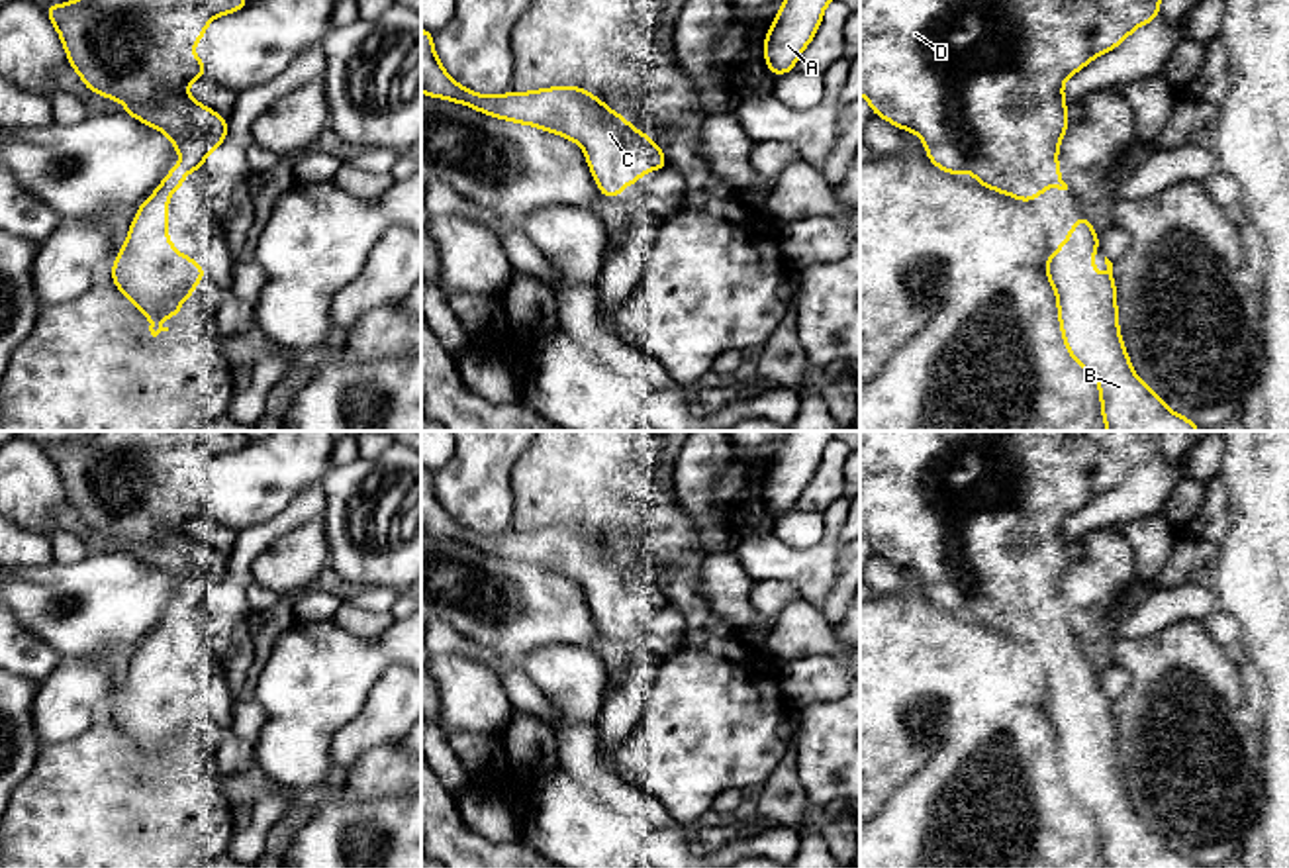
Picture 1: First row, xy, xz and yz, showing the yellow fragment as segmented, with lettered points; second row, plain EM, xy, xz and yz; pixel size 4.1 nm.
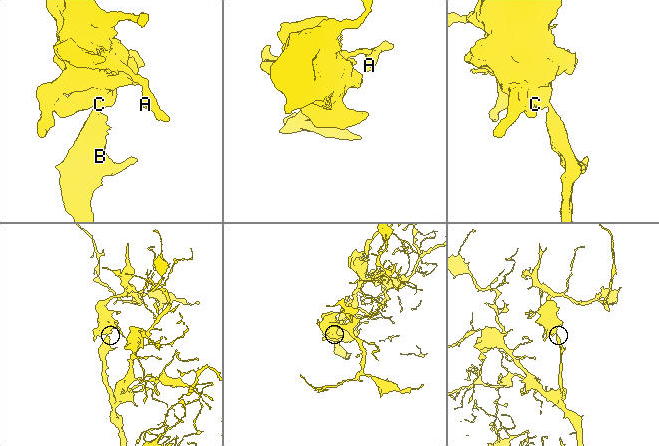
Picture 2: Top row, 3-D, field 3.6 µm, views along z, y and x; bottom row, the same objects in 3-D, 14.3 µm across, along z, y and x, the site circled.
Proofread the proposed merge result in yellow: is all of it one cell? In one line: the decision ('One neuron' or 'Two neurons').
One neuron

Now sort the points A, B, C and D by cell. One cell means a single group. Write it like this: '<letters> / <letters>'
A B C D

